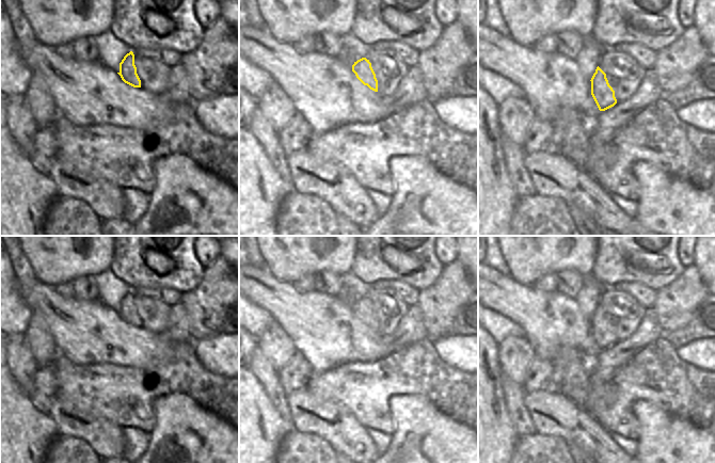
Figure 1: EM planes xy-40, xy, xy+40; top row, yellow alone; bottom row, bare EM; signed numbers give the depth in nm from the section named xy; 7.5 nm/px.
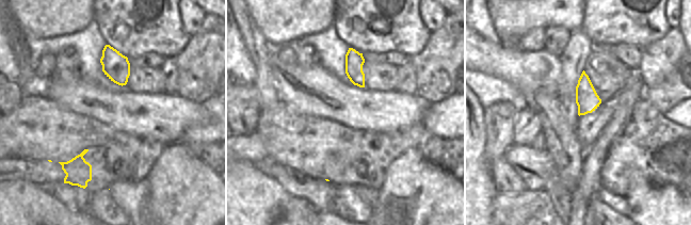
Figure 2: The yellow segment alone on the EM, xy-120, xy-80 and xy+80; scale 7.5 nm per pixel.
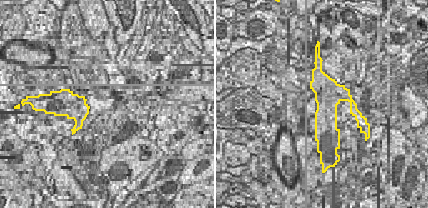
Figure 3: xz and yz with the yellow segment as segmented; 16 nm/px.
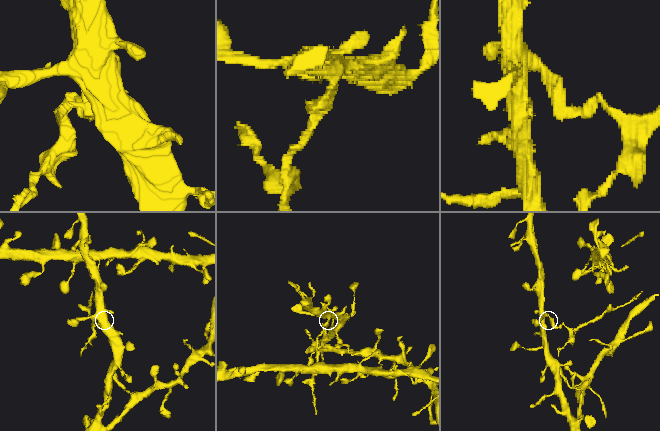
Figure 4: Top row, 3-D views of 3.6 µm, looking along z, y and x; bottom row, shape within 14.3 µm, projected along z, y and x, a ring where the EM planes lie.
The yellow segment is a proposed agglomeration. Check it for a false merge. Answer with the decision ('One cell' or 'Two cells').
Two cells

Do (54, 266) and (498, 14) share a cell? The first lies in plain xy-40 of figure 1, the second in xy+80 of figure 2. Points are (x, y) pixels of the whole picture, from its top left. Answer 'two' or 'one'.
one

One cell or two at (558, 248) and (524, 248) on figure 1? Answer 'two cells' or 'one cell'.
one cell

